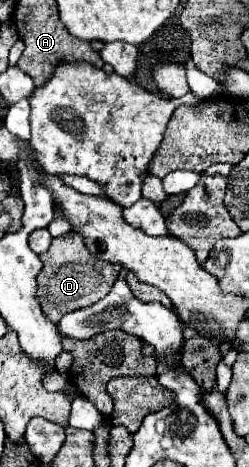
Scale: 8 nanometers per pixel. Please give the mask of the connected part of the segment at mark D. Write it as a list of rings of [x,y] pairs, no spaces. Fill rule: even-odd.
[[[75,231],[53,239],[51,247],[41,255],[41,261],[43,261],[43,271],[39,273],[37,279],[39,281],[37,295],[43,311],[55,323],[59,323],[59,319],[65,313],[93,305],[99,299],[103,299],[111,291],[115,277],[119,277],[121,273],[121,265],[111,265],[107,261],[91,257],[87,245],[83,245],[83,237],[79,237],[79,233]]]

